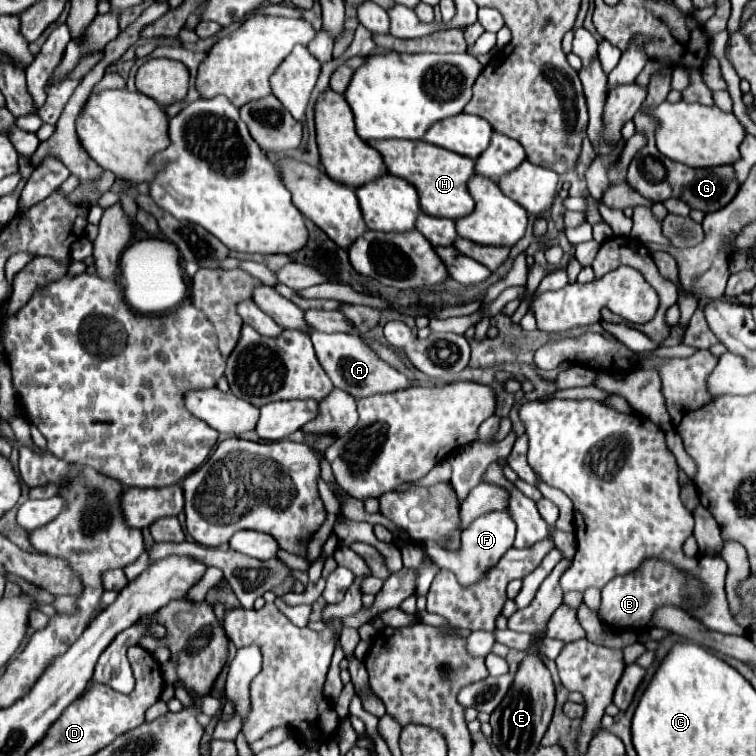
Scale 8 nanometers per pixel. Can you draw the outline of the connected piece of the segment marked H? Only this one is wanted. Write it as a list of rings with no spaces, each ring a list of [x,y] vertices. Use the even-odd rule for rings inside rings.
[[[373,140],[369,142],[385,160],[387,170],[393,176],[405,178],[409,184],[415,186],[419,194],[421,210],[429,216],[441,218],[463,218],[475,210],[475,202],[467,190],[469,178],[475,174],[475,160],[467,156],[459,156],[445,148],[437,148],[423,140],[419,142],[399,142],[399,140]]]

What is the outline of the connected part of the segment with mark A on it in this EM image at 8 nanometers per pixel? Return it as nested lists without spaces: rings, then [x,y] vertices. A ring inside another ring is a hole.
[[[313,330],[311,332],[311,342],[315,346],[319,364],[323,366],[323,370],[331,378],[333,386],[349,392],[353,398],[363,398],[363,396],[371,396],[371,394],[403,390],[403,388],[411,386],[411,382],[403,374],[399,374],[389,364],[379,360],[369,350],[369,346],[363,344],[363,340],[359,340],[359,338],[351,336],[351,334],[339,334],[339,332],[325,334],[325,332]]]

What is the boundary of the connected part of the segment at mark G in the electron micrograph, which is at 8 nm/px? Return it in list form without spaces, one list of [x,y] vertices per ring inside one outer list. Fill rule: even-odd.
[[[641,110],[637,112],[637,116],[633,118],[635,122],[635,128],[637,132],[645,134],[647,138],[647,144],[643,146],[643,150],[639,150],[639,154],[631,160],[629,164],[629,172],[627,172],[627,182],[631,182],[631,186],[647,200],[651,202],[665,202],[669,198],[679,198],[683,202],[689,204],[691,210],[701,210],[705,214],[709,212],[715,212],[723,206],[727,206],[735,194],[739,192],[739,180],[737,180],[737,174],[735,174],[735,168],[731,164],[725,164],[725,166],[715,166],[715,168],[691,168],[691,166],[685,166],[685,164],[677,164],[673,160],[669,160],[667,156],[663,156],[657,146],[655,146],[655,138],[653,138],[653,132],[655,132],[655,126],[653,122],[641,114]],[[651,156],[655,158],[657,162],[661,162],[665,166],[665,178],[663,180],[653,180],[651,176],[647,176],[645,168],[643,168],[643,160]]]

